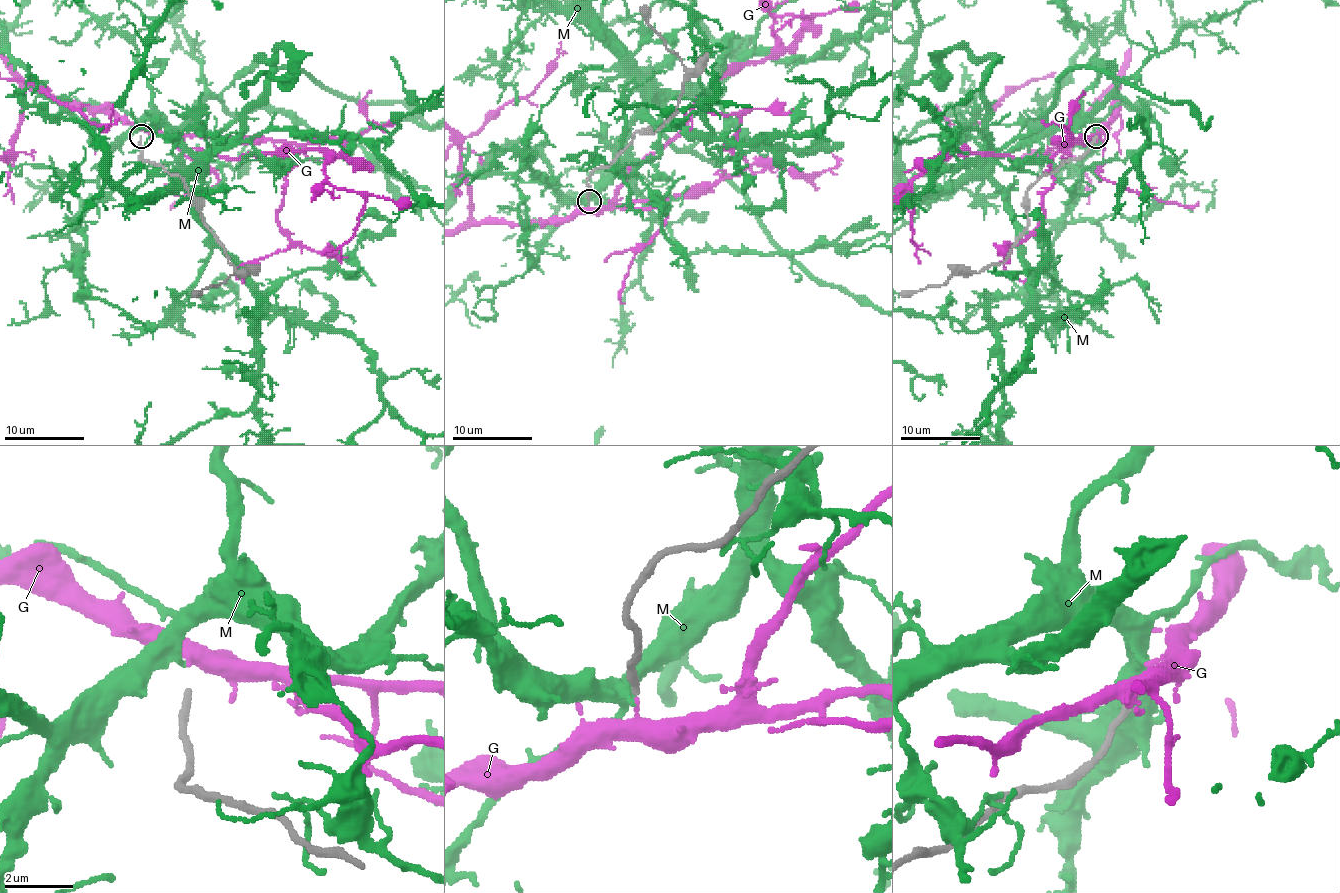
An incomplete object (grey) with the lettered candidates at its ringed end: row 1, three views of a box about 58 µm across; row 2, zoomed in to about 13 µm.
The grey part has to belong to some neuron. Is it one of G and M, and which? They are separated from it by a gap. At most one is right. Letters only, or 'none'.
none

